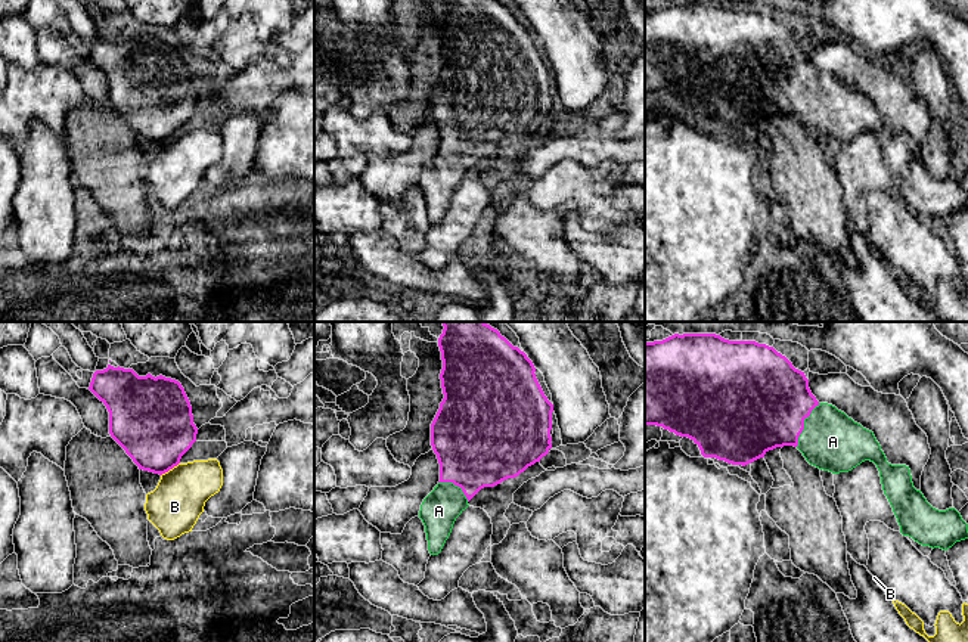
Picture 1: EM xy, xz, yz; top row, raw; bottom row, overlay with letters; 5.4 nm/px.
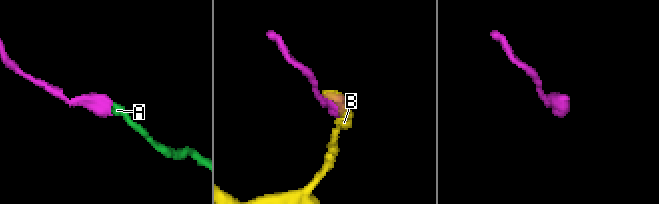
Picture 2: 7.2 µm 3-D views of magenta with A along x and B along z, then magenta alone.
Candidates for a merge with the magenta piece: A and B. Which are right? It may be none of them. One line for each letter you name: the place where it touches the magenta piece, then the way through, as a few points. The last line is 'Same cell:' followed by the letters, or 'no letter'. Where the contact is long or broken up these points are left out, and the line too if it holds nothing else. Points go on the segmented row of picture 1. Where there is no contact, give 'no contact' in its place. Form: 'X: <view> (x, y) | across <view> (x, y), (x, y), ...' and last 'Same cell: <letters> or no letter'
A: yz (803, 425) | across yz (763, 403), (803, 425), (810, 425), (832, 442)
Same cell: A

